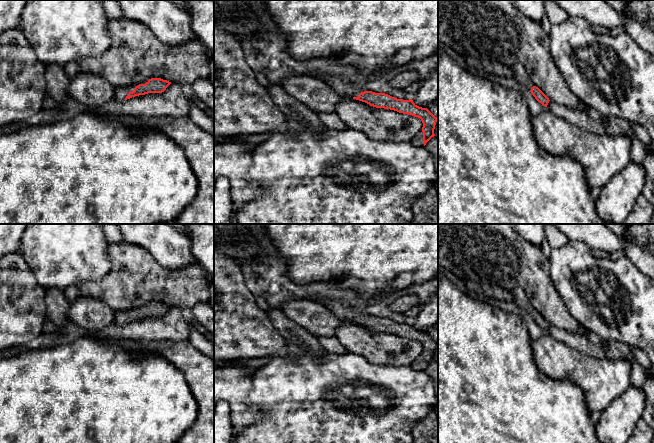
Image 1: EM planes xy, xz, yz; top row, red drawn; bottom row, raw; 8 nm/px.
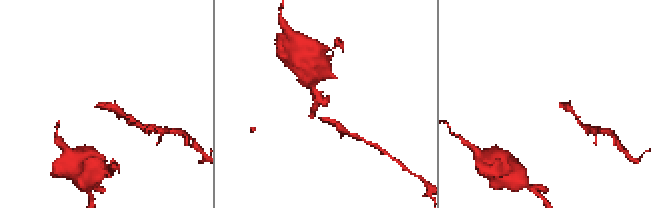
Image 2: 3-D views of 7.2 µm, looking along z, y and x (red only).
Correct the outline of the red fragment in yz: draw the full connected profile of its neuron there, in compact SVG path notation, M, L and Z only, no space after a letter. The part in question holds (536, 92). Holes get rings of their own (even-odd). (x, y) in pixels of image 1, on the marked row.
M516 63L512 67L512 70L514 73L513 77L516 79L517 83L528 89L539 103L547 107L550 101L549 98L533 84L525 67L520 63Z

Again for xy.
M151 78L141 83L129 85L126 87L116 87L114 99L123 101L148 93L162 93L170 84L171 82L161 78Z

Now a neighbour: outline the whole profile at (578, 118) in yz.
M552 100L549 101L546 108L582 130L598 135L607 134L604 126L599 120L590 117L587 113L581 110L562 106Z

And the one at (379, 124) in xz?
M341 97L336 114L348 127L375 141L411 142L422 131L420 118L394 110L376 108L347 97Z

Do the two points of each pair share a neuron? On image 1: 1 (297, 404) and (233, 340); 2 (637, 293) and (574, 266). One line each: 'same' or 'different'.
1: different
2: same

